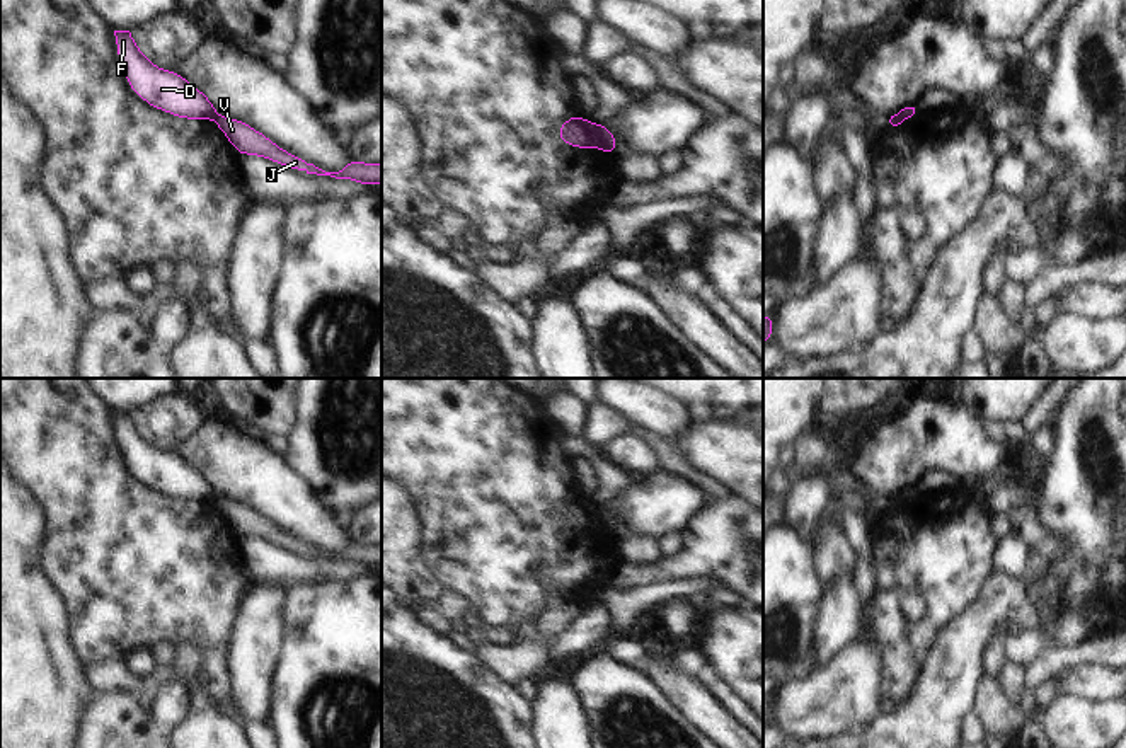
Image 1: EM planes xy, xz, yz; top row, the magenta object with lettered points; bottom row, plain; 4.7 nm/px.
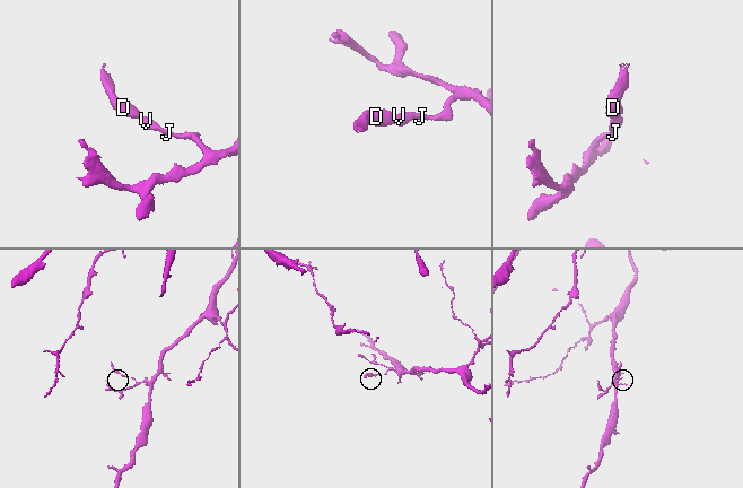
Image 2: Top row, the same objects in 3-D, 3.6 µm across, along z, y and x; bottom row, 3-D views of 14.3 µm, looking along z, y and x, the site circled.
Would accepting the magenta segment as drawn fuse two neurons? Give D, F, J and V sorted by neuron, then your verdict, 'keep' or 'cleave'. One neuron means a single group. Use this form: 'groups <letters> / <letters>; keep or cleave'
groups D F / J V; cleave

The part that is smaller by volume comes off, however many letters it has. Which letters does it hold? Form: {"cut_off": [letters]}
{"cut_off": ["D", "F"]}

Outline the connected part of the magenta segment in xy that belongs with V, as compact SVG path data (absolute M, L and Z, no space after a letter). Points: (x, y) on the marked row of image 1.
M216 114L213 121L240 155L259 155L300 172L330 175L336 179L353 179L365 186L382 184L382 164L365 164L351 158L342 170L325 172L313 164L279 148L274 141L249 126L245 121L237 121L223 114Z

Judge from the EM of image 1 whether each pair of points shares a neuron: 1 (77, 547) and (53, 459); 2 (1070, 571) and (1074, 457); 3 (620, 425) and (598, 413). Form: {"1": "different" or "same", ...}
{"1": "same", "2": "same", "3": "same"}

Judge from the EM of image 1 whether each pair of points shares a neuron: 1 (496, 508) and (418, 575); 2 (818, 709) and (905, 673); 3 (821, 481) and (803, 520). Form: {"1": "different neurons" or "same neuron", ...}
{"1": "different neurons", "2": "different neurons", "3": "same neuron"}

